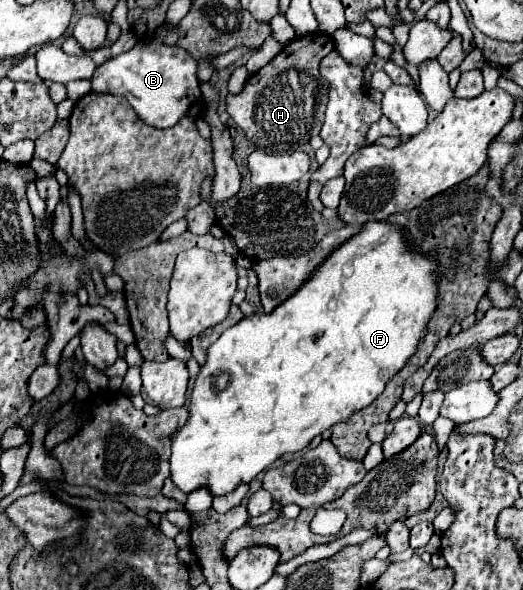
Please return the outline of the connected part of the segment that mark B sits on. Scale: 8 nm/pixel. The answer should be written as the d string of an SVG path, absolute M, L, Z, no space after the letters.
M137 41L131 51L107 59L95 69L91 77L91 91L125 97L139 119L159 129L173 127L183 115L199 117L203 109L197 61L185 49L159 41Z

